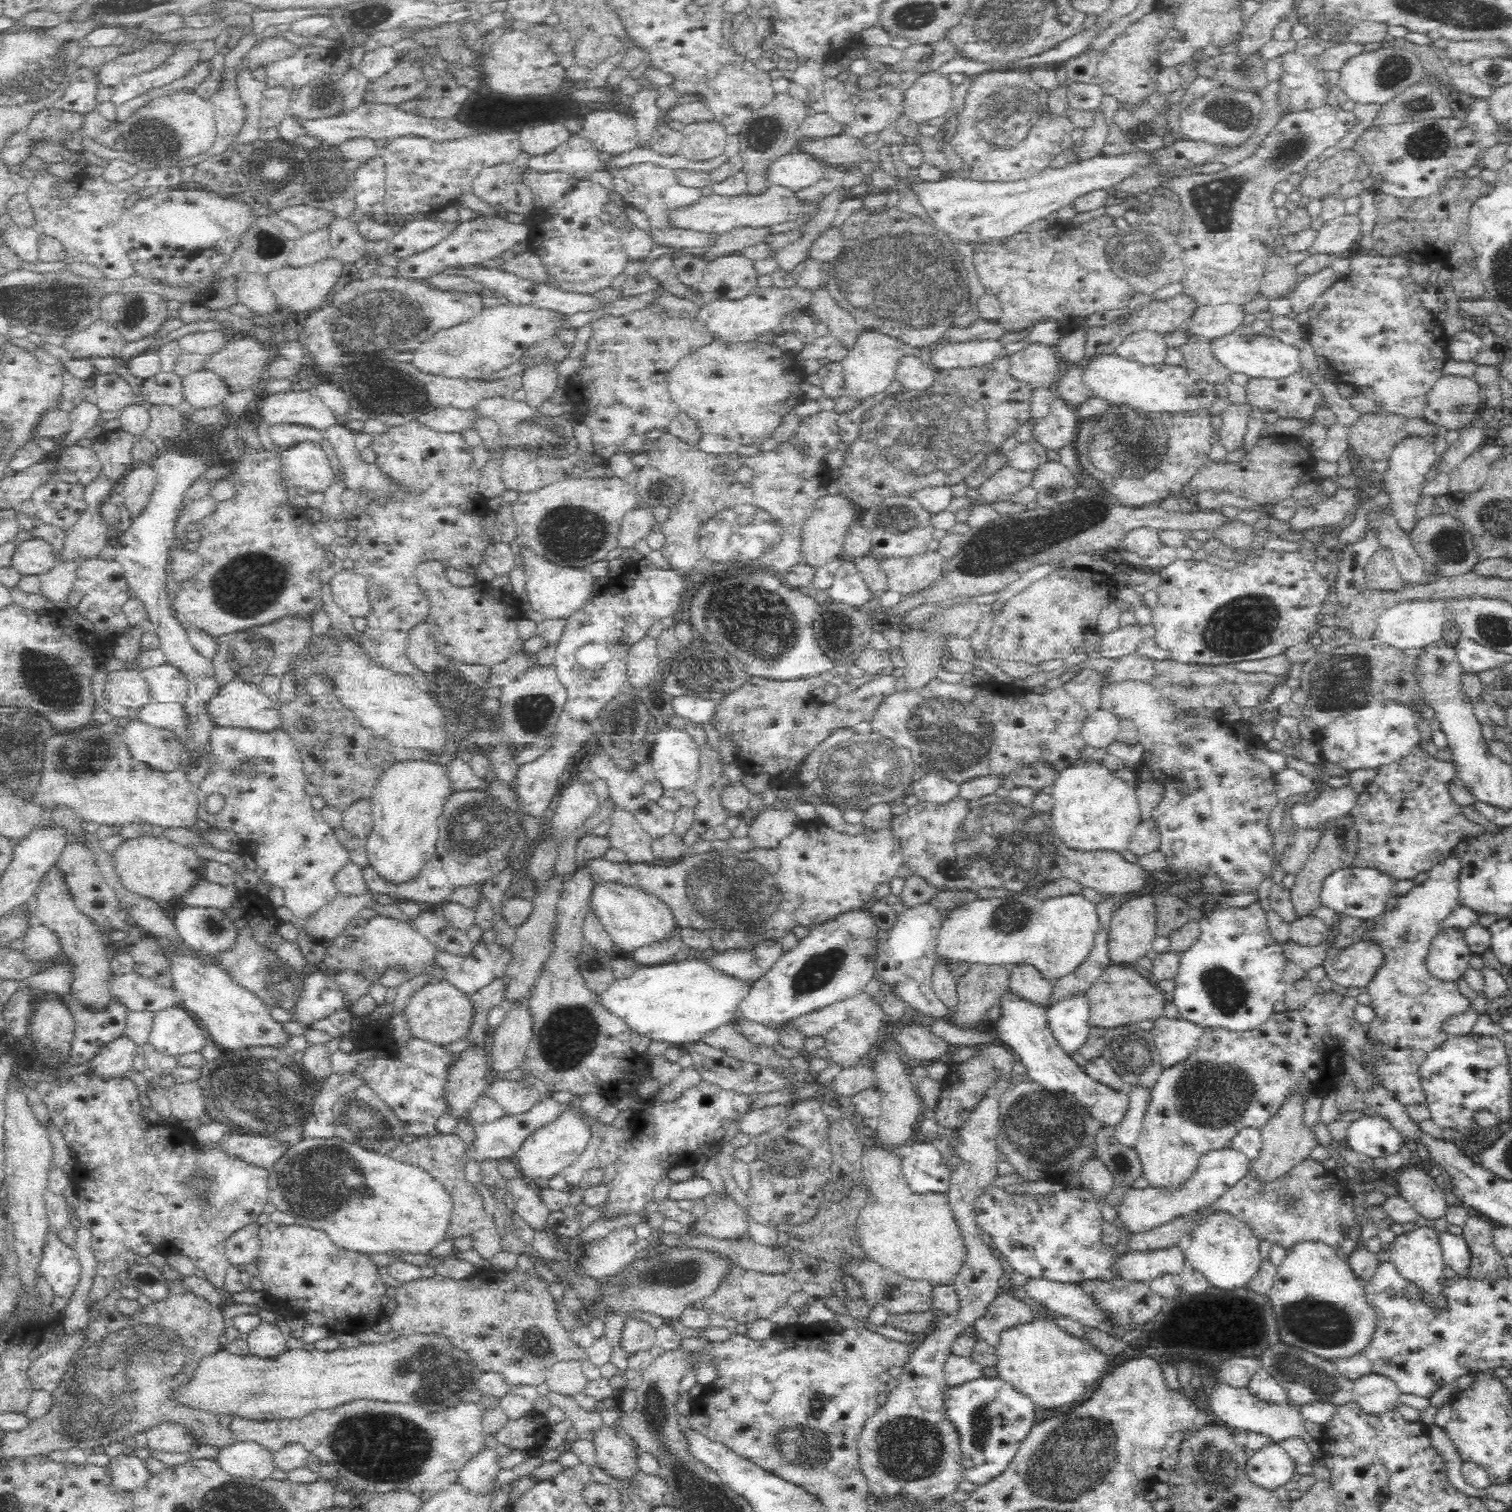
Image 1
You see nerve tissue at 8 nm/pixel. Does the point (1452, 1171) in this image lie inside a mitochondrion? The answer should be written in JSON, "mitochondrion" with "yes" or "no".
{"mitochondrion":"no"}

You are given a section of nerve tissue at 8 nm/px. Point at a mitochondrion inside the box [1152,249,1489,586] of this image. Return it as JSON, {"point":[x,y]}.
{"point":[1454,548]}

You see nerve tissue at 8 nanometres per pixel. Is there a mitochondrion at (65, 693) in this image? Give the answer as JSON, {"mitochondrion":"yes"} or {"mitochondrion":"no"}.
{"mitochondrion":"yes"}

